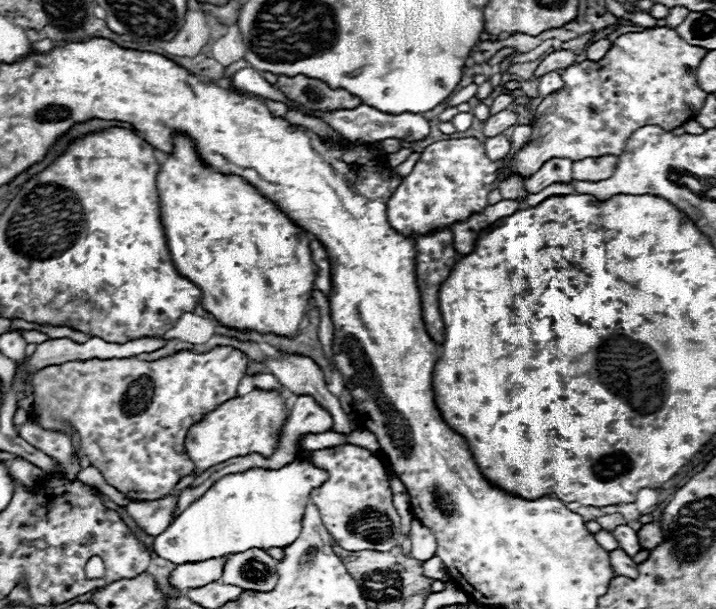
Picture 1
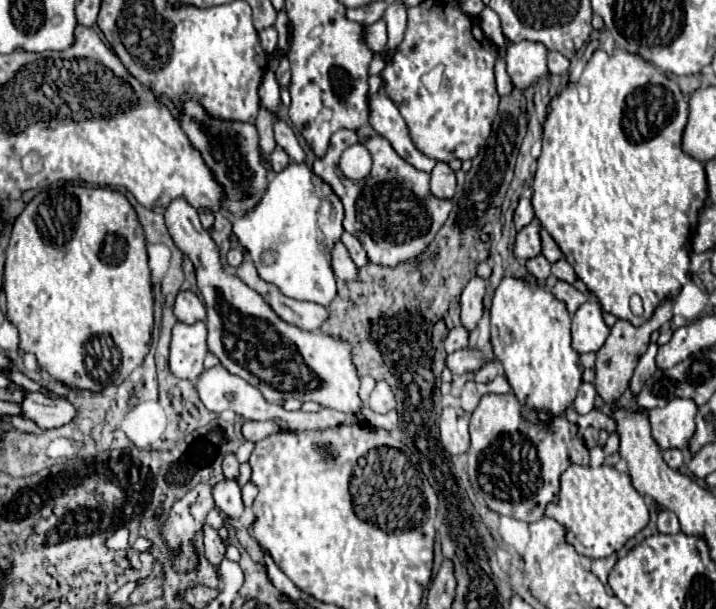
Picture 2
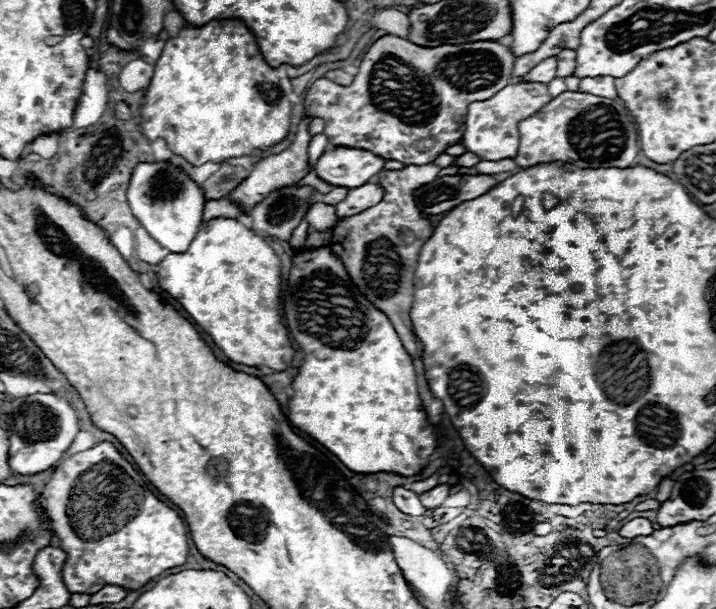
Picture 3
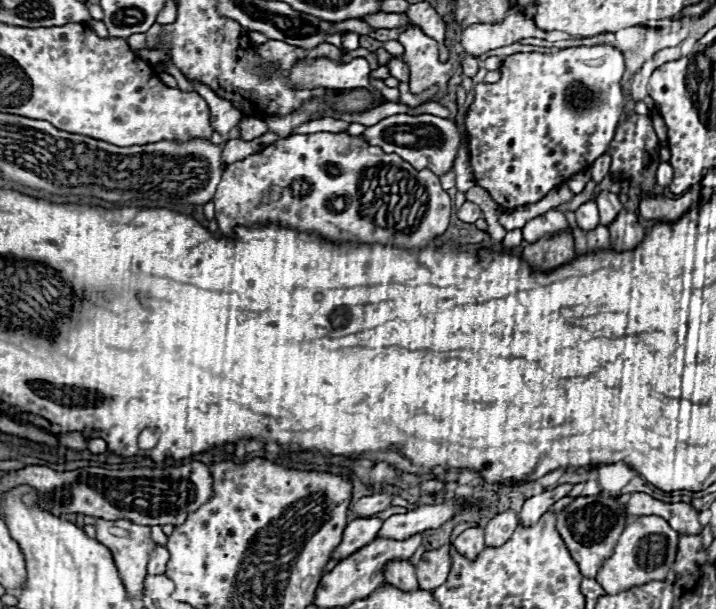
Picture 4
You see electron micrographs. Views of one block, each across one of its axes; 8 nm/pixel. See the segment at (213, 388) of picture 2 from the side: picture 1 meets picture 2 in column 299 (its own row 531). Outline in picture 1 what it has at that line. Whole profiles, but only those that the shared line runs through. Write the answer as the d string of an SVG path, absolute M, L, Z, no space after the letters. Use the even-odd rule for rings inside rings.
M418 520L412 522L412 530L410 530L410 540L412 540L412 558L416 560L428 560L434 556L436 552L436 540L432 536L432 532Z

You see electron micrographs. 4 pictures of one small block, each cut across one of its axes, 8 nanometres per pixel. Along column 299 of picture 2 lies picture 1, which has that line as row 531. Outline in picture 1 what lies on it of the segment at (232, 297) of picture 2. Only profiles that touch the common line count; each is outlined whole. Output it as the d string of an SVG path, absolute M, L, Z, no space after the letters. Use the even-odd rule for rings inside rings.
M354 444L316 450L310 460L316 468L328 472L328 480L310 494L310 502L316 504L328 534L350 552L392 550L400 542L400 516L392 504L390 480L382 460Z

